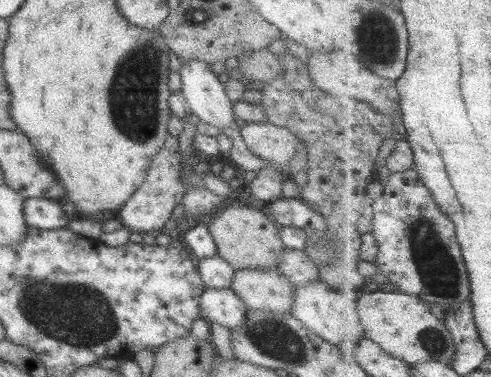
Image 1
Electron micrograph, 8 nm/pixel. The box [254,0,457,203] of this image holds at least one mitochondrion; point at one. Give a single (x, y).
(377, 35)

